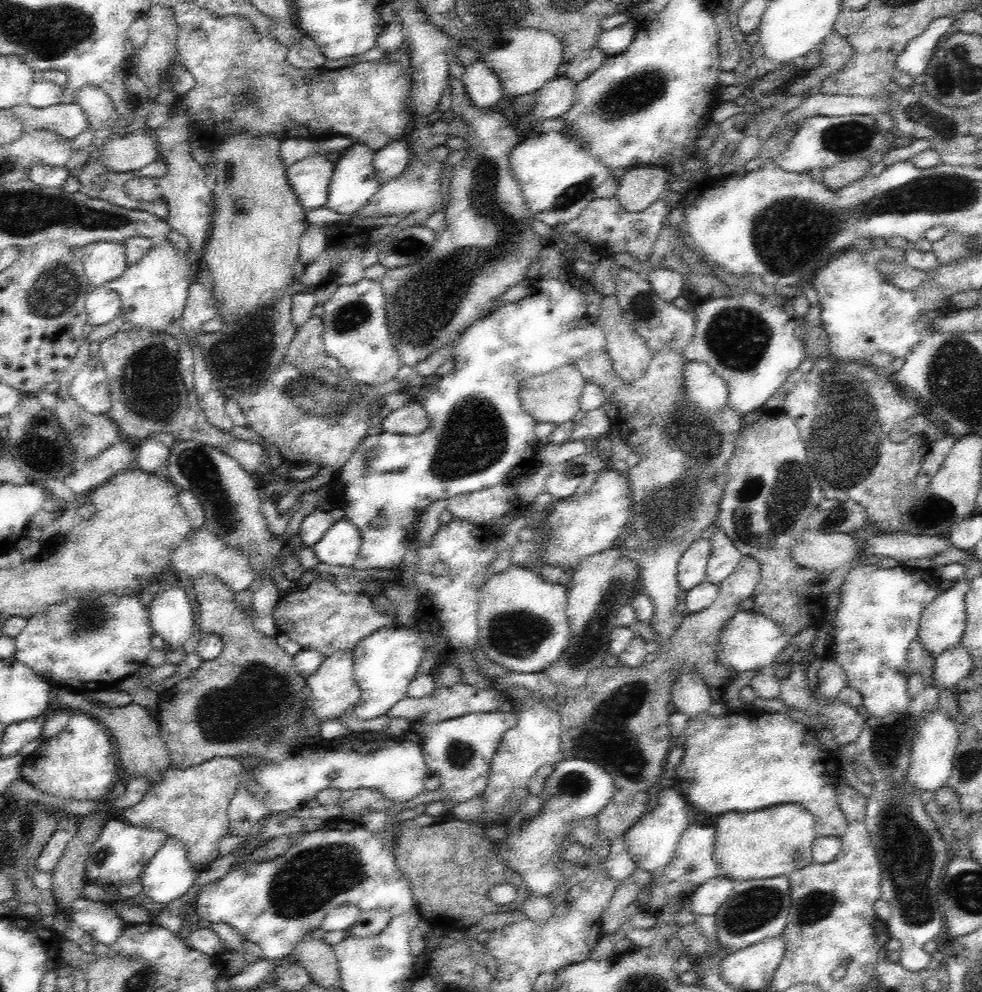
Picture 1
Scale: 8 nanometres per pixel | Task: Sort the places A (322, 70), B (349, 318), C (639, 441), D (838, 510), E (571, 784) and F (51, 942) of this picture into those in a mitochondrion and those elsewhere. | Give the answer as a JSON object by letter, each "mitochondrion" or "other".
{"A":"other","B":"mitochondrion","C":"other","D":"mitochondrion","E":"mitochondrion","F":"other"}

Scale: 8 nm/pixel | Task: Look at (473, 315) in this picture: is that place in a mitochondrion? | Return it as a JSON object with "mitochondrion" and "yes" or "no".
{"mitochondrion":"no"}

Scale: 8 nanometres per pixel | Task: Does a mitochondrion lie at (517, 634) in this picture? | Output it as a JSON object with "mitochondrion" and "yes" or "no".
{"mitochondrion":"yes"}

